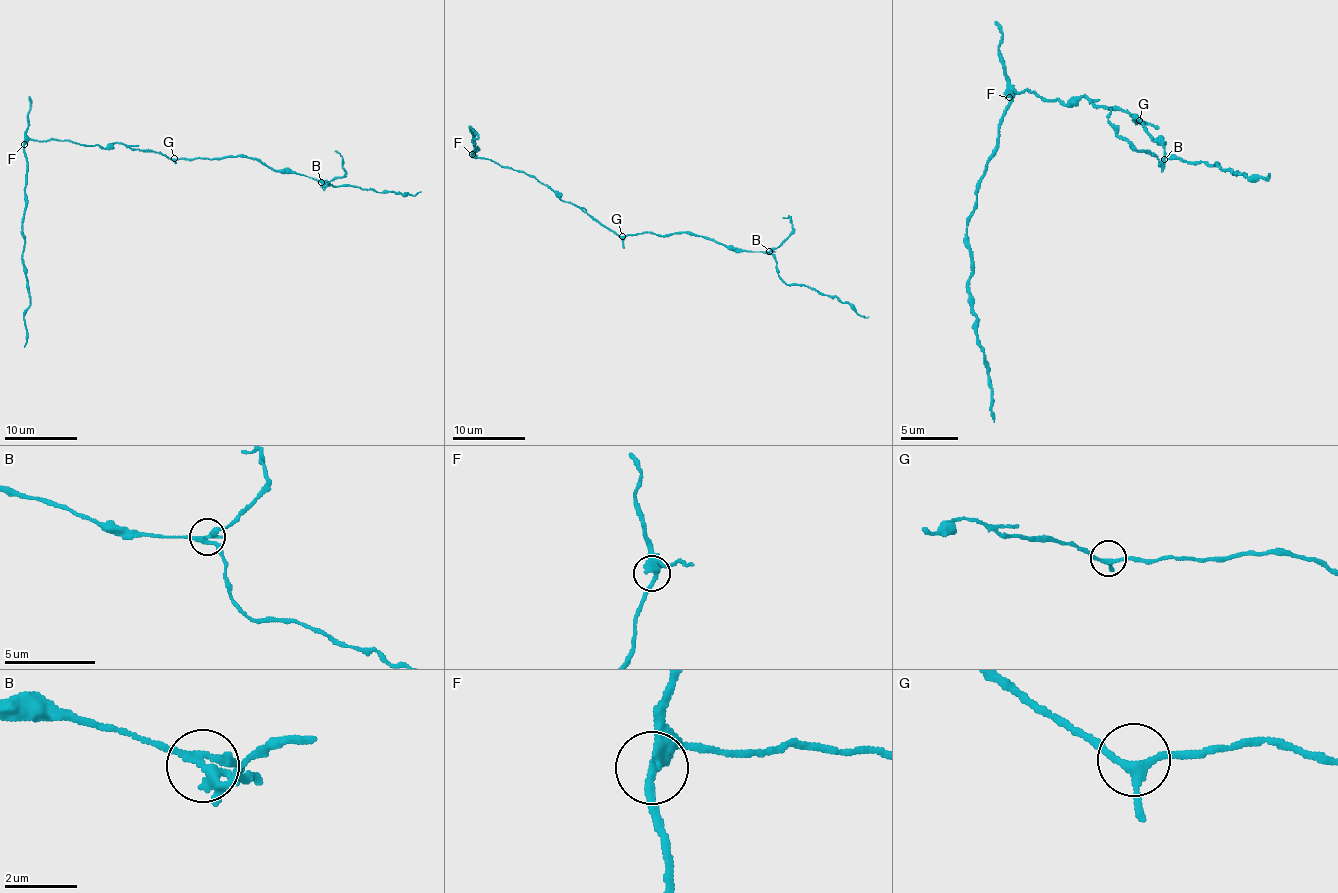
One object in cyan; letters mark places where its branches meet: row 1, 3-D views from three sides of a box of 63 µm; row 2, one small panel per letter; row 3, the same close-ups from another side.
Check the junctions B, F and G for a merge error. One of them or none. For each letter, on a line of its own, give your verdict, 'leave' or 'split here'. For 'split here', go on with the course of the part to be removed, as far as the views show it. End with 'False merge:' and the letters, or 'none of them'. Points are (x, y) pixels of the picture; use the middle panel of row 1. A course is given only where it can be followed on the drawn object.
B: split here; foreign part runs (769, 252), (792, 232), (790, 217), (783, 217)
F: leave
G: leave
False merge: B

